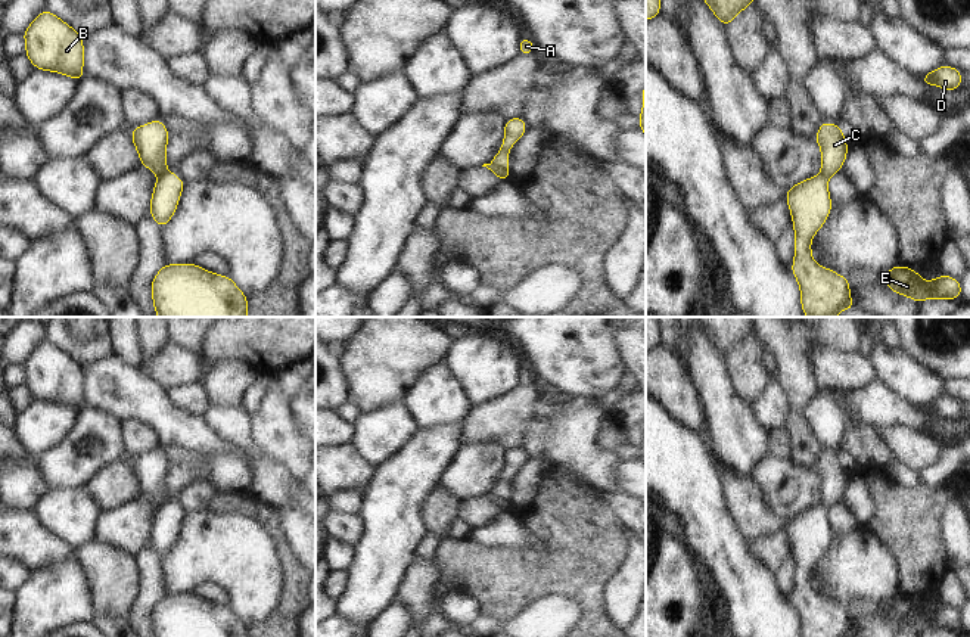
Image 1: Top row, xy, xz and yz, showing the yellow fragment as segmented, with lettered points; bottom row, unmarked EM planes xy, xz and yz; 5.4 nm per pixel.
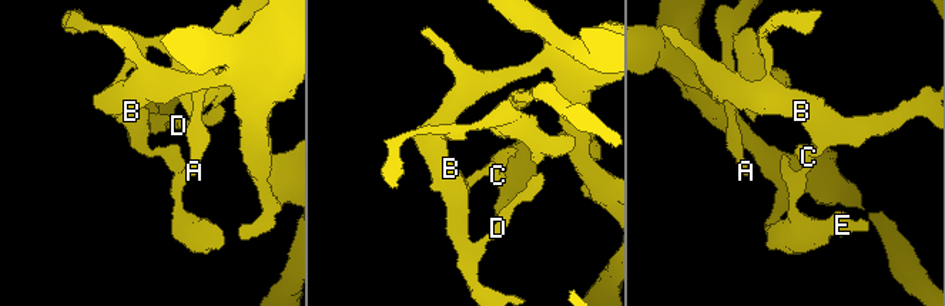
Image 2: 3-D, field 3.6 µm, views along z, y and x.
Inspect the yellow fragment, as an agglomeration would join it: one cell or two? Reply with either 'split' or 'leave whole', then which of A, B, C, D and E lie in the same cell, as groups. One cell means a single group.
split | A B C D / E

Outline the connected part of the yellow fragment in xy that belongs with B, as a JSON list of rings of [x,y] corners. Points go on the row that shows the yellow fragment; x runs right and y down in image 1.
[[[44,9],[22,34],[25,56],[35,69],[59,72],[77,83],[84,77],[84,44],[71,25]]]

